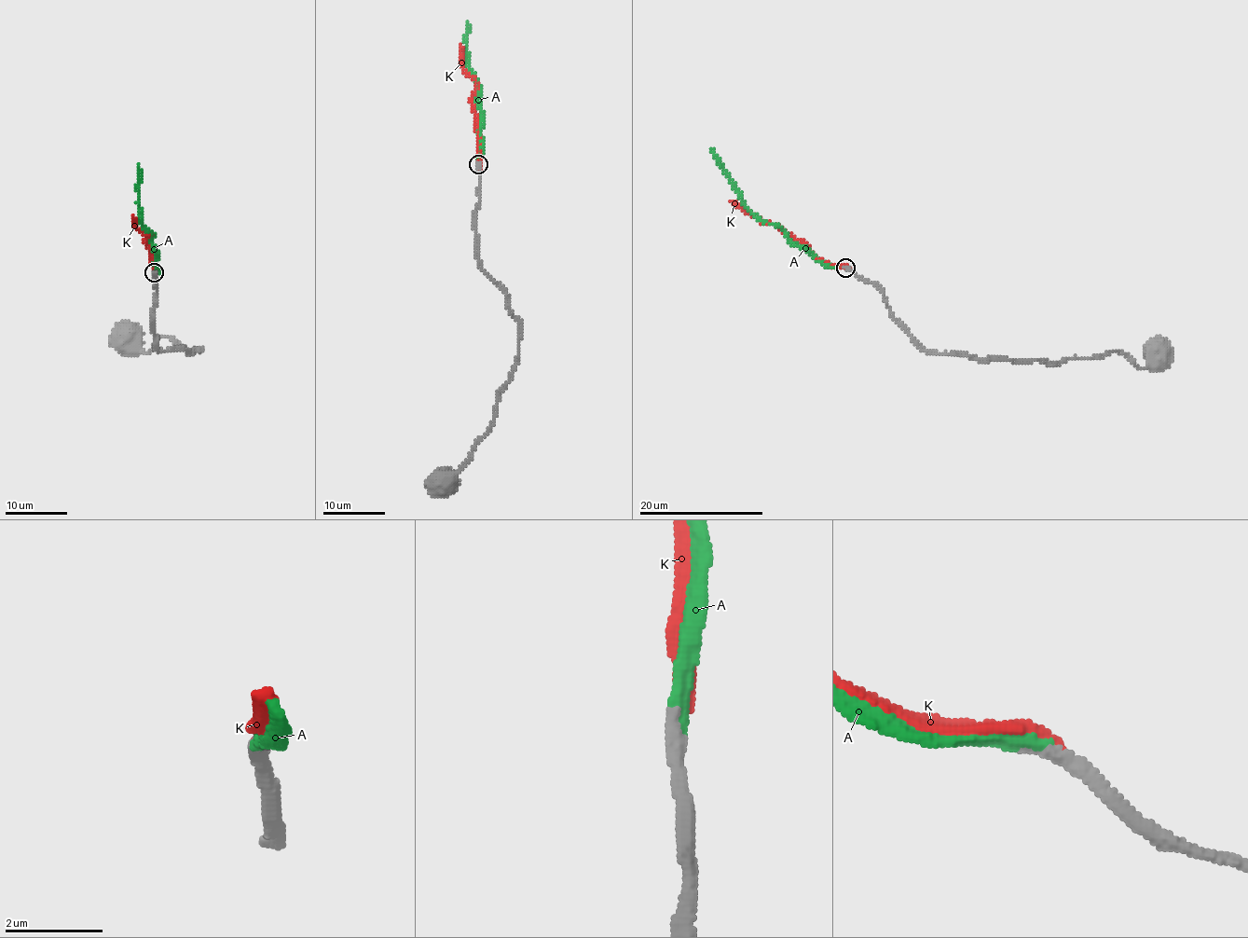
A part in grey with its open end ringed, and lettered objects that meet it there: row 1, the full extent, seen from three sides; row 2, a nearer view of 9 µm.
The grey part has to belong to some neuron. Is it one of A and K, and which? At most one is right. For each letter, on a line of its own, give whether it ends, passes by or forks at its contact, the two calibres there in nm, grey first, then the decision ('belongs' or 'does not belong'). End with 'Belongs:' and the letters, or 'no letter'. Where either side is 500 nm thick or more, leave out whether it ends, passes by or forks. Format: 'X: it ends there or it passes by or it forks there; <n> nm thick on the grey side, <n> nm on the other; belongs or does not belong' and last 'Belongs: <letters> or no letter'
A: it ends there; 320 nm thick on the grey side, 320 nm on the other; belongs
K: it ends there; 360 nm thick on the grey side, 280 nm on the other; does not belong
Belongs: A

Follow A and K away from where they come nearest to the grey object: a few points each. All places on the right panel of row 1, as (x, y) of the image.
A: (845, 268), (817, 262), (777, 226), (761, 221), (709, 147)
K: (847, 268), (819, 260), (779, 227), (763, 223), (729, 200)

